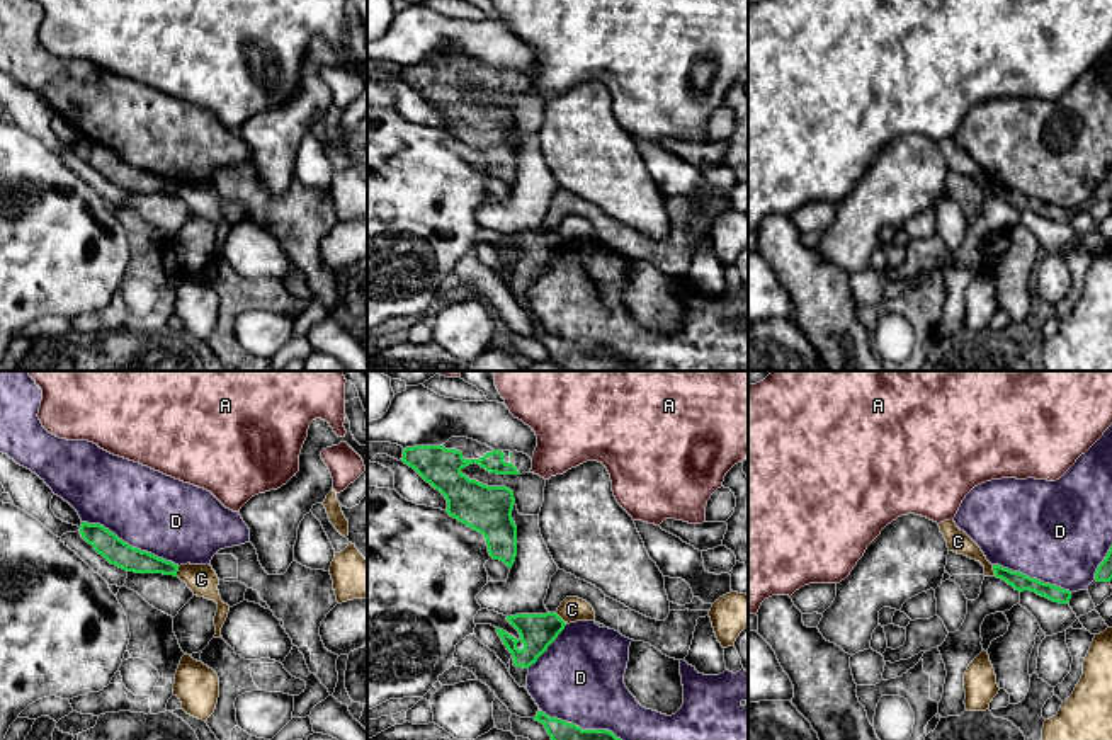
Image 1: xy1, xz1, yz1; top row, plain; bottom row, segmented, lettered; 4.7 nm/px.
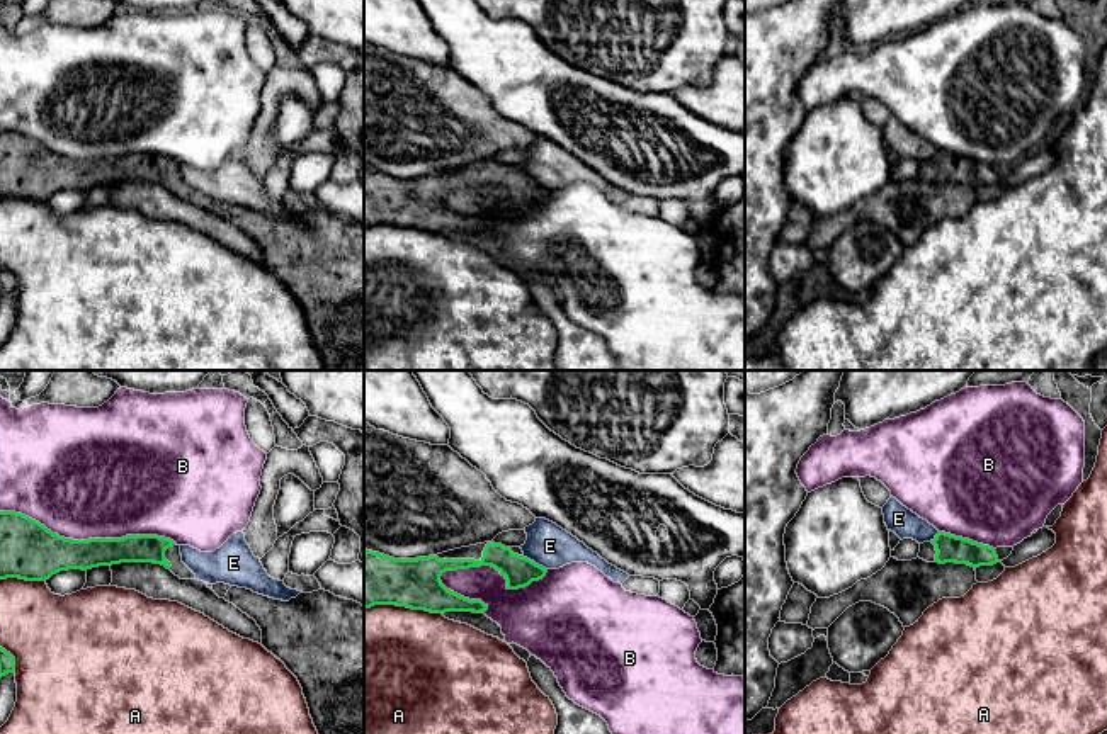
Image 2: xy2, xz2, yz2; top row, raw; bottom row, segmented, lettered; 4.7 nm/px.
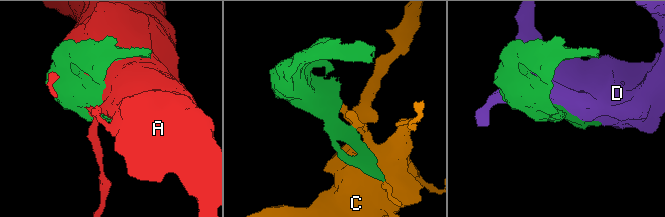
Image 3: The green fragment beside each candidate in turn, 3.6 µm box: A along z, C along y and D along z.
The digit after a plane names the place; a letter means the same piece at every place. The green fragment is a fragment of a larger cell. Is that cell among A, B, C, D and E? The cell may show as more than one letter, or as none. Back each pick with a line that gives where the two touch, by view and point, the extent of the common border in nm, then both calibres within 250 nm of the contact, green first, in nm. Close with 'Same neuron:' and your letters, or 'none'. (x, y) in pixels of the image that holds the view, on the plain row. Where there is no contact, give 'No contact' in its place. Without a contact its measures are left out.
Same neuron: none

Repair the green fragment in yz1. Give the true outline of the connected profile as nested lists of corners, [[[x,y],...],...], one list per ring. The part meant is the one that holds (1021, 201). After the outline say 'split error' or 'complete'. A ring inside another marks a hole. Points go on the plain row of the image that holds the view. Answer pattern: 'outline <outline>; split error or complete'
outline [[[993,184],[993,191],[995,191],[996,197],[1005,199],[1008,204],[1012,204],[1018,211],[1030,209],[1041,216],[1046,216],[1046,218],[1049,218],[1052,221],[1059,221],[1059,223],[1068,223],[1071,218],[1069,209],[1064,209],[1064,208],[1051,204],[1051,202],[1044,202],[1037,197],[1030,197],[1020,191],[1012,191],[1000,184]]]; complete

